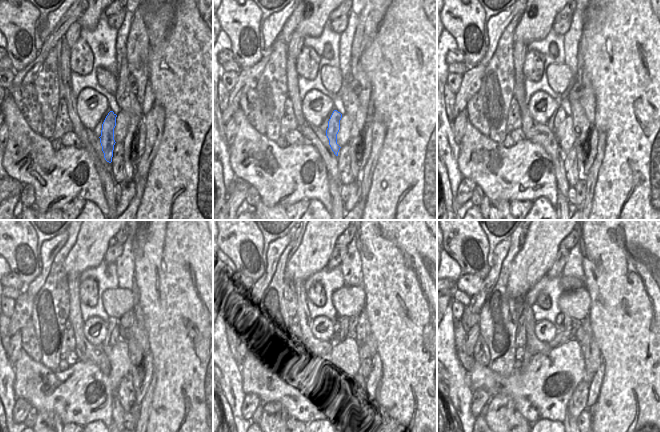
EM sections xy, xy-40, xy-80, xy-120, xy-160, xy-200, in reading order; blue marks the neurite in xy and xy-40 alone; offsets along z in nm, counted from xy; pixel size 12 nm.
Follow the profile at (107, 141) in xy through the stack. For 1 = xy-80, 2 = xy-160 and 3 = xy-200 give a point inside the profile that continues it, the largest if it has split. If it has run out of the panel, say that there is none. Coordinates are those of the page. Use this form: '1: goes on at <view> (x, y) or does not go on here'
1: goes on at xy-80 (561, 115)
2: goes on at xy-160 (342, 334)
3: goes on at xy-200 (567, 334)

